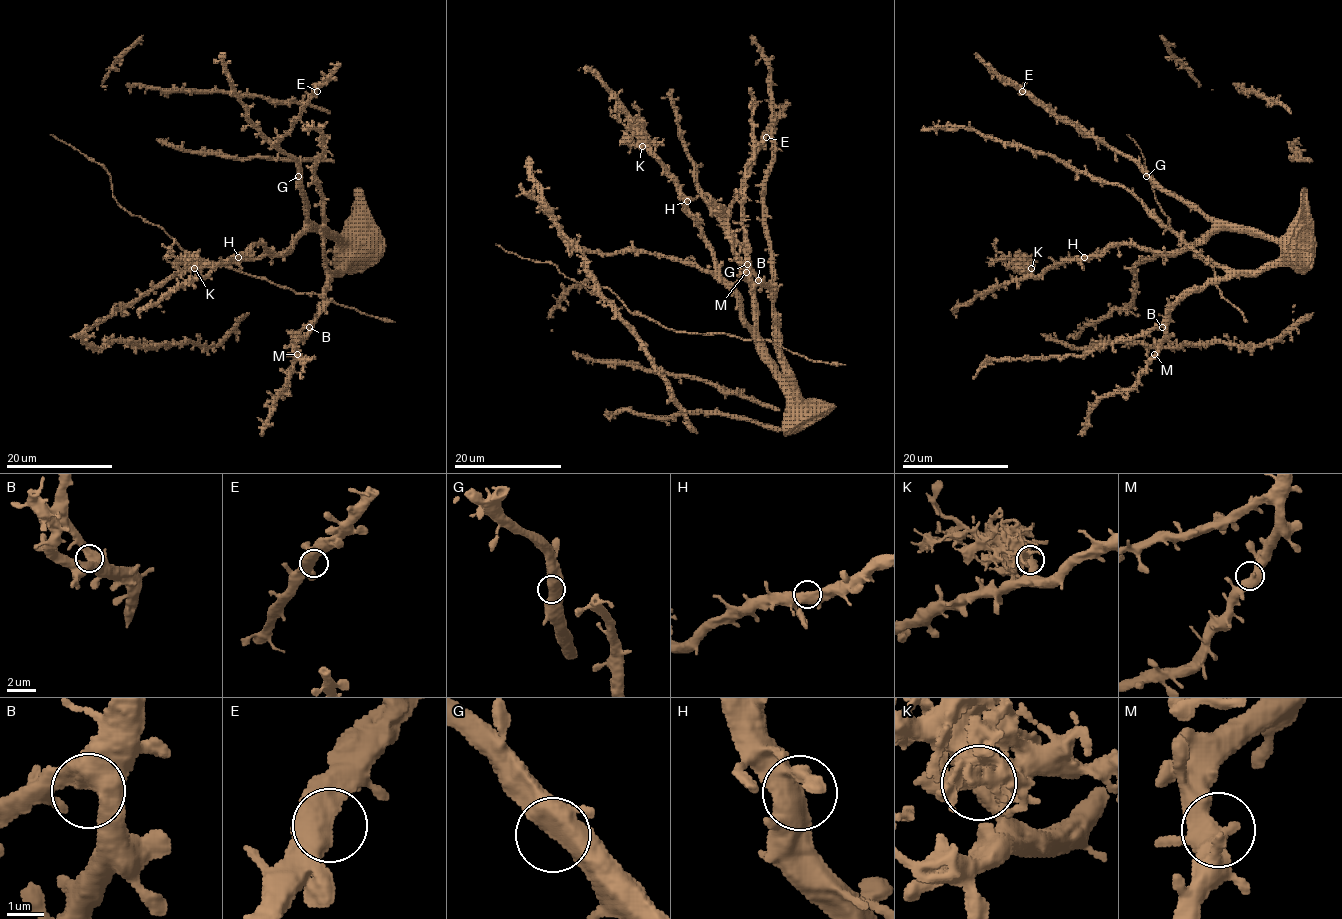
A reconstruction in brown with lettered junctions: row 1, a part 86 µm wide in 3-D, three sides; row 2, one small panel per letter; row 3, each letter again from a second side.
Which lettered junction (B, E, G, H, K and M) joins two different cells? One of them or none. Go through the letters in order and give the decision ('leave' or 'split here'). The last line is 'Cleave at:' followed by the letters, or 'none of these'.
B: leave
E: leave
G: leave
H: leave
K: split here
M: leave
Cleave at: K

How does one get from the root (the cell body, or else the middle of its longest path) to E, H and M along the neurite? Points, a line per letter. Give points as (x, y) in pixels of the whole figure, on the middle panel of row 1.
E: (731, 292), (739, 315), (754, 331), (751, 261), (728, 226), (728, 211), (743, 186), (753, 153), (766, 137)
H: (731, 292), (730, 284), (720, 273), (714, 249), (703, 236), (703, 227), (689, 210), (687, 201)
M: (731, 292), (742, 320), (758, 340), (759, 357), (798, 401), (782, 367), (773, 291), (754, 285), (746, 272)

